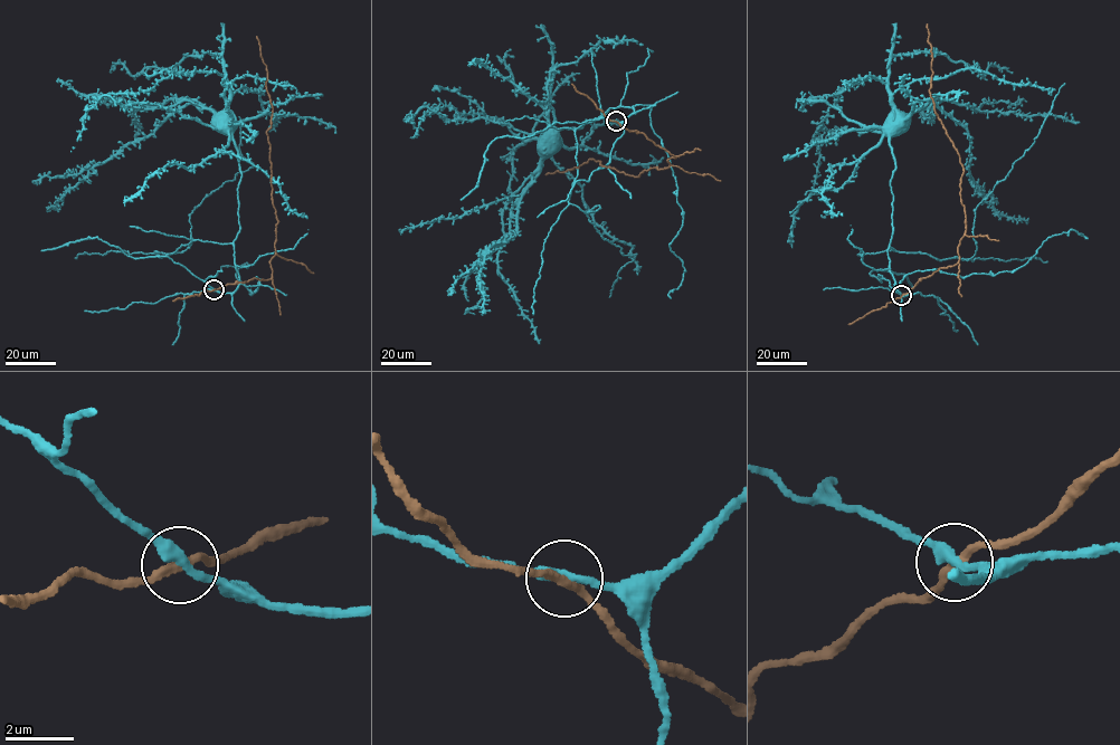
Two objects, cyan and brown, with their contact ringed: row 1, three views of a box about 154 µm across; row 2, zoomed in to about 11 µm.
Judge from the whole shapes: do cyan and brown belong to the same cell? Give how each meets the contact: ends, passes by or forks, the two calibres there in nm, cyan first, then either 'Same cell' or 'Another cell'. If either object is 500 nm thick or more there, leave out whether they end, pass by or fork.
At the ring cyan passes by. At the ring brown passes by. Thickness 320 nm (cyan) against 240 nm. Another cell

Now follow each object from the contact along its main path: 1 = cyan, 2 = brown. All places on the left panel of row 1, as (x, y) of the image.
1: (214, 289), (233, 293), (239, 284), (234, 240), (240, 228), (241, 172), (227, 123)
2: (214, 289), (272, 277), (277, 219), (266, 132), (273, 112), (265, 87), (266, 65), (256, 36)

